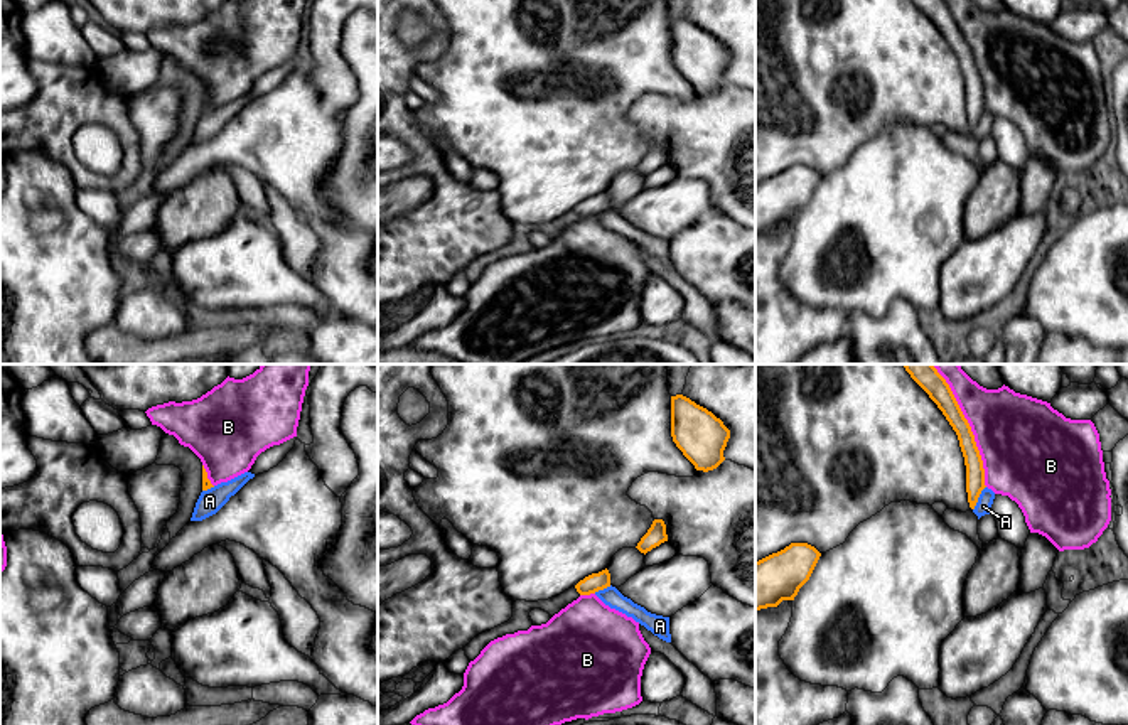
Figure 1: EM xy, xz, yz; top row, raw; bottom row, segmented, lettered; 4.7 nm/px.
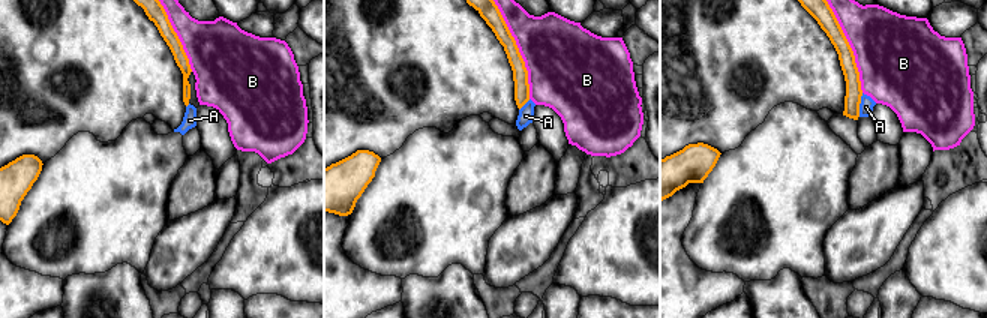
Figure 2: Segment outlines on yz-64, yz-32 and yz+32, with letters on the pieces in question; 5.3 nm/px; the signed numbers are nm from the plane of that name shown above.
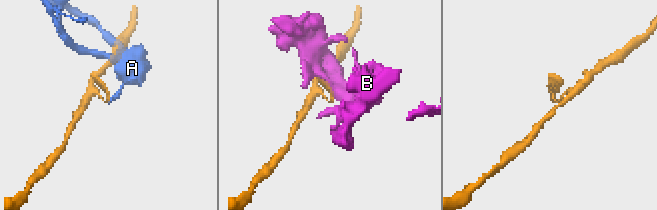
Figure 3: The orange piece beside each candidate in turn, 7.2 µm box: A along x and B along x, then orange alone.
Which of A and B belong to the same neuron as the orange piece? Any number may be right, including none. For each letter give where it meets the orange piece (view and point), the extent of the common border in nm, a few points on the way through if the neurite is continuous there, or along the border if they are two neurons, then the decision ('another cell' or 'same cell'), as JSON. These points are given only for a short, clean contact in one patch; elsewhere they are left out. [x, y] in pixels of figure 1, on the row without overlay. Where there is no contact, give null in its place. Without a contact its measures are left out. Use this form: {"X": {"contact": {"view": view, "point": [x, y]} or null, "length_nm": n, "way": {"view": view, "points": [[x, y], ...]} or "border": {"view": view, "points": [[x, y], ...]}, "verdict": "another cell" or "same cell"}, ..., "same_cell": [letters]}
{"A": {"contact": {"view": "yz", "point": [978, 118]}, "length_nm": 130, "border": {"view": "yz", "points": [[985, 108], [973, 132]]}, "verdict": "another cell"}, "B": {"contact": {"view": "yz", "point": [972, 54]}, "length_nm": 550, "verdict": "another cell"}, "same_cell": []}

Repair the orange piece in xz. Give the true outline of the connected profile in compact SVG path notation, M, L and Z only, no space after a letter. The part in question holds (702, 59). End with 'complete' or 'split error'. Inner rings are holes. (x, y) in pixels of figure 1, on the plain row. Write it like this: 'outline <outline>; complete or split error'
outline M683 17L671 19L671 59L696 93L713 93L723 83L730 52L706 30Z; complete

